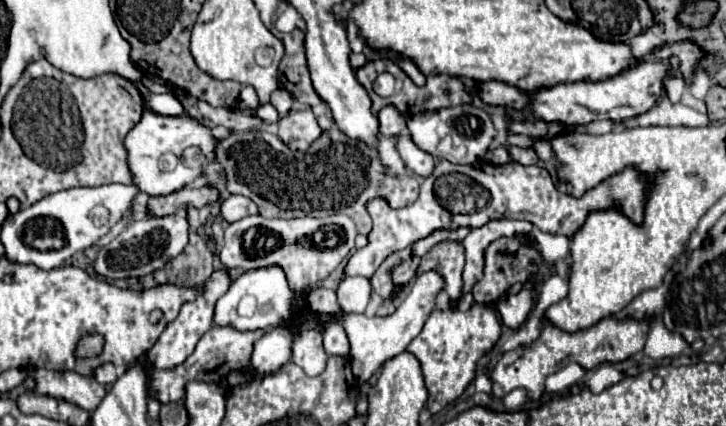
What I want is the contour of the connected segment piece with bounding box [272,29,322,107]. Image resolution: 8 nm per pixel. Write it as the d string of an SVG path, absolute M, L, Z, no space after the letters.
M272 29L272 33L274 33L276 37L280 37L282 43L284 43L284 47L286 47L286 55L284 55L284 59L280 61L280 77L282 77L282 71L284 71L284 77L286 77L286 81L282 79L284 89L290 91L292 97L296 97L300 103L304 103L304 105L308 105L308 107L320 105L322 99L318 97L318 93L316 93L314 87L312 87L310 73L308 73L308 67L306 67L306 55L304 55L304 31L294 29L294 31L290 31L290 33L280 33L280 31Z

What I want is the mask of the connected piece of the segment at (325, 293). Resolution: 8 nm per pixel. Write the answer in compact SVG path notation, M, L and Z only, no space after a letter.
M316 287L308 291L308 303L312 311L320 313L338 313L338 303L336 303L336 293L326 287Z

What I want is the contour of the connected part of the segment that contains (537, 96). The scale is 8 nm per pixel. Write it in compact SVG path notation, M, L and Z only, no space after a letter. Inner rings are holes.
M682 41L676 45L668 45L658 49L654 55L644 57L638 65L622 71L620 75L600 81L600 83L564 83L564 85L556 85L552 89L538 89L532 95L526 95L522 91L518 91L516 87L510 87L506 83L498 83L498 81L490 81L484 83L484 91L480 91L480 97L488 103L488 105L502 105L508 109L526 109L530 111L534 117L544 119L544 121L560 121L564 125L586 125L592 121L624 121L636 115L646 113L650 107L654 107L662 87L664 87L664 75L666 69L662 65L664 57L670 55L678 55L682 65L680 71L682 75L688 79L694 75L694 69L698 65L698 59L702 57L702 51L692 43L692 41Z

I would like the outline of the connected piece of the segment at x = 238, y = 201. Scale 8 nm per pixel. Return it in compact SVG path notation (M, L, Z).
M230 195L226 201L222 201L222 217L228 223L240 221L240 219L244 219L248 215L256 215L256 213L258 213L258 205L244 195Z

